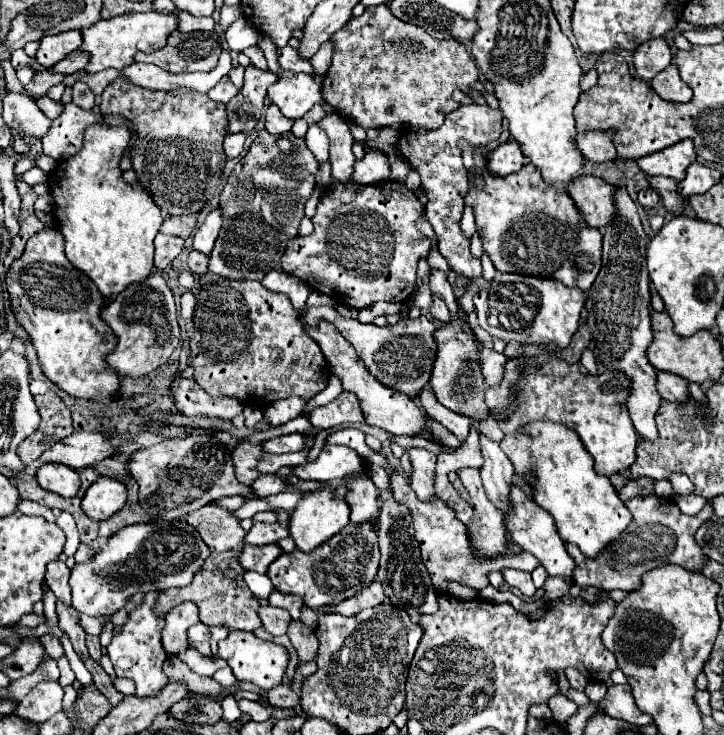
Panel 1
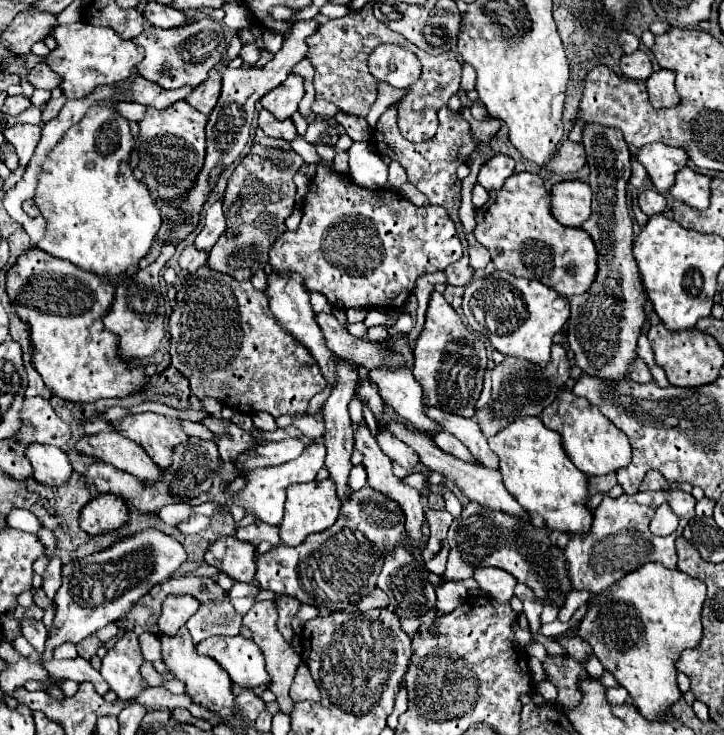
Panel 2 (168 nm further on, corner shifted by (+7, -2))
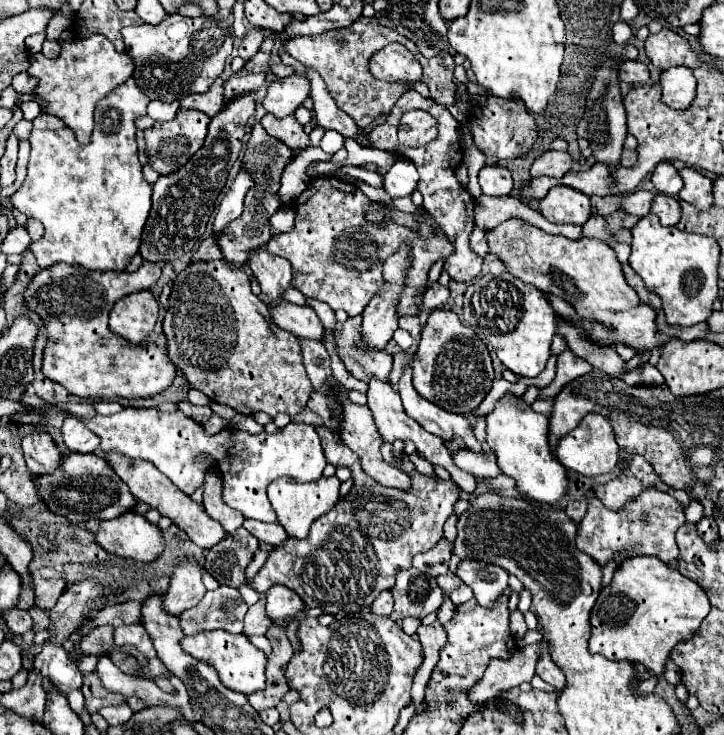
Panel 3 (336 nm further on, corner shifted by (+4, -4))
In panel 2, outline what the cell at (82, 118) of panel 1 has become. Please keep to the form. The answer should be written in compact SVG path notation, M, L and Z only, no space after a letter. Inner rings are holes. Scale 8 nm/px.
M117 102L115 110L127 120L141 120L145 116L145 106L137 102Z

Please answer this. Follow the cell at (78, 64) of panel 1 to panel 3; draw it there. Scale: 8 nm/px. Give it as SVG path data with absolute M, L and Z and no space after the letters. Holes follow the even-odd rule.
M28 72L16 74L16 76L12 78L12 88L14 88L18 94L32 94L32 90L36 88L36 78L28 76Z

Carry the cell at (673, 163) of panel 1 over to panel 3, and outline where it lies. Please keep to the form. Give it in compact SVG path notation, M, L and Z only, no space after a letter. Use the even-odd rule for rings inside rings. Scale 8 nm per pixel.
M660 162L652 172L652 184L660 194L676 196L680 192L680 174L670 162Z

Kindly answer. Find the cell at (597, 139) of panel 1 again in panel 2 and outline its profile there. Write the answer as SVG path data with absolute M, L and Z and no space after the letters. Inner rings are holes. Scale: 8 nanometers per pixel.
M567 140L561 144L557 156L547 164L547 170L557 174L575 174L585 166L585 162L587 158L585 158L583 144L575 144Z

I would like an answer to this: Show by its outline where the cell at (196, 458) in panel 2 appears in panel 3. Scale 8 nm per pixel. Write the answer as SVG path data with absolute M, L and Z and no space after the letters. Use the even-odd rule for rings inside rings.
M64 454L62 464L60 468L56 468L56 472L48 476L36 476L36 480L40 500L50 508L50 512L68 518L70 522L110 520L118 514L128 512L136 504L136 498L130 494L130 490L126 490L126 484L112 470L112 466L96 454Z

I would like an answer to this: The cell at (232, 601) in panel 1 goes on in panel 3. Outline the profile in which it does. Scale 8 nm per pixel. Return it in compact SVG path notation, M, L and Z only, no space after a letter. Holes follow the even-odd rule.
M124 602L124 604L104 606L98 612L98 616L92 616L92 620L88 620L86 628L78 636L82 638L90 630L94 630L96 626L102 626L102 624L112 624L114 628L122 626L122 624L140 624L140 620L142 620L140 610L142 610L142 602Z

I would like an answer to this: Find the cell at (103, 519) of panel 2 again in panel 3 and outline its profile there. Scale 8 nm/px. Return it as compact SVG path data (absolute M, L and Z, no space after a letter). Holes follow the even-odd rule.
M124 512L114 520L102 522L96 534L96 544L118 558L138 562L152 562L164 550L160 528L136 512Z

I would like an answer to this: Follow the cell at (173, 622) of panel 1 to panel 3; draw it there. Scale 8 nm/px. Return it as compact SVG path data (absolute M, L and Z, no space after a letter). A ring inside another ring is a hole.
M186 558L174 566L170 576L170 588L164 596L166 612L178 616L182 610L194 608L204 596L206 588L202 584L202 568L194 558Z

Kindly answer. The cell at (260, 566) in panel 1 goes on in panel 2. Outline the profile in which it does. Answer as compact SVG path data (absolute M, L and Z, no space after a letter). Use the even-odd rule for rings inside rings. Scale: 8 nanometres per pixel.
M221 536L205 554L205 562L229 574L237 582L251 582L255 578L257 546L241 542L235 536Z

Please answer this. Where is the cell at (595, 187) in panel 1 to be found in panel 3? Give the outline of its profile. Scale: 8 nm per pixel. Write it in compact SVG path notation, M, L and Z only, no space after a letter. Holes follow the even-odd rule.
M554 186L538 204L540 214L554 224L584 224L592 214L590 198L568 186Z

